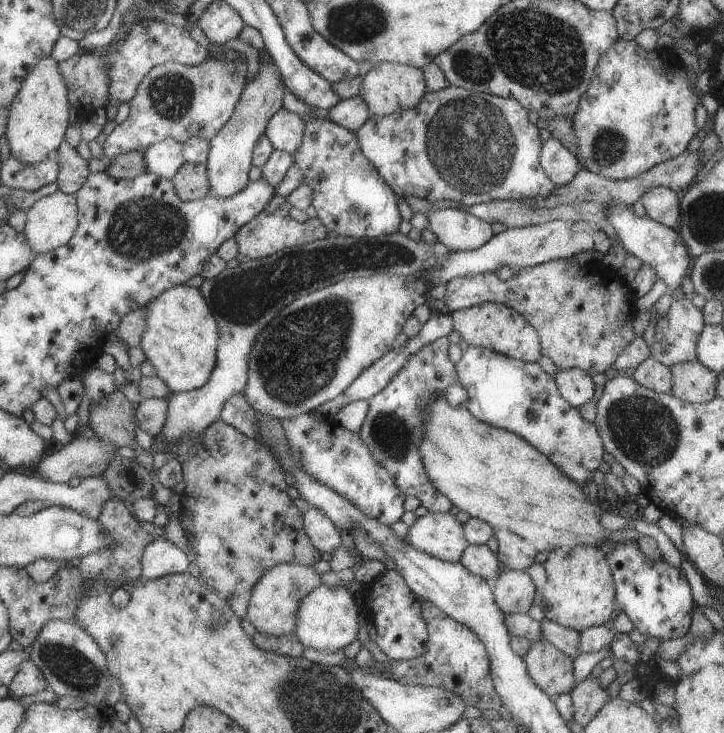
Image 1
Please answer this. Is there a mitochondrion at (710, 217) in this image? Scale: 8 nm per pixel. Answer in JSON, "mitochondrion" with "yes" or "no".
{"mitochondrion":"yes"}

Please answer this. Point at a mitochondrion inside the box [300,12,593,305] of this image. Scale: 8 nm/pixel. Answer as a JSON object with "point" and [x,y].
{"point":[471,148]}

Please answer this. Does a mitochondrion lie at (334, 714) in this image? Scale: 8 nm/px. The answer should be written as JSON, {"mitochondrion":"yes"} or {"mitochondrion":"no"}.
{"mitochondrion":"yes"}

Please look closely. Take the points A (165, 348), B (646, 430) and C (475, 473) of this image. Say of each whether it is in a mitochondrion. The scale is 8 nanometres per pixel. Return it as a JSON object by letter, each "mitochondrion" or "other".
{"A":"other","B":"mitochondrion","C":"other"}

